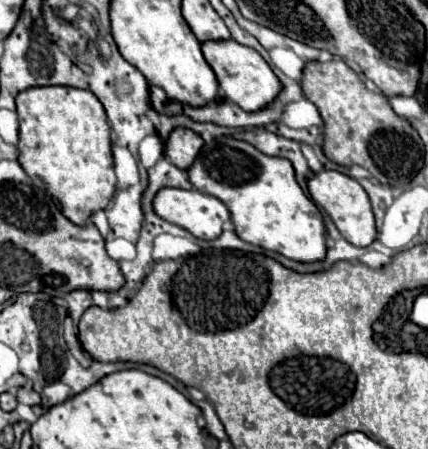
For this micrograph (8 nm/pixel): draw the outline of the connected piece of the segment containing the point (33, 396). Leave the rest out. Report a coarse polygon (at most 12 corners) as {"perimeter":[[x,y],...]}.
{"perimeter":[[27,384],[17,390],[17,400],[29,406],[41,402],[39,392]]}

